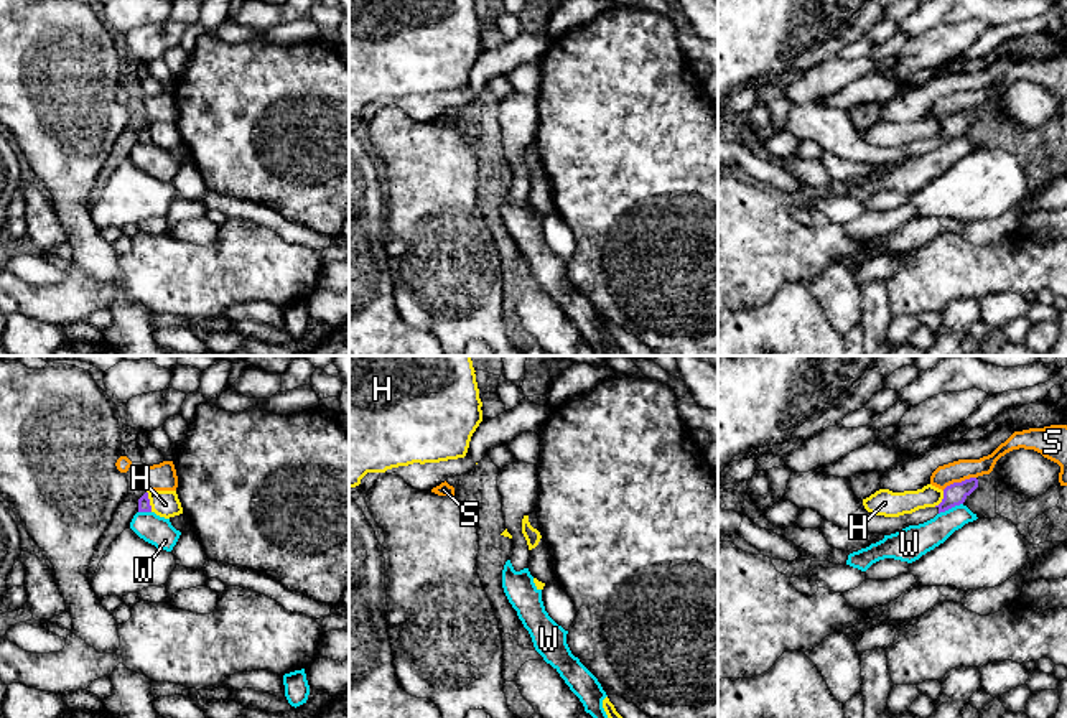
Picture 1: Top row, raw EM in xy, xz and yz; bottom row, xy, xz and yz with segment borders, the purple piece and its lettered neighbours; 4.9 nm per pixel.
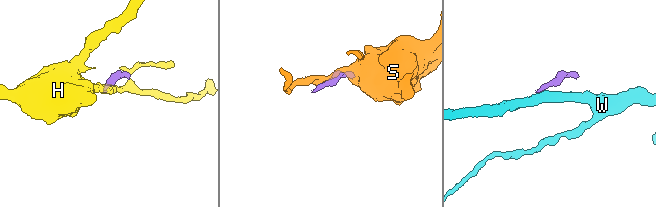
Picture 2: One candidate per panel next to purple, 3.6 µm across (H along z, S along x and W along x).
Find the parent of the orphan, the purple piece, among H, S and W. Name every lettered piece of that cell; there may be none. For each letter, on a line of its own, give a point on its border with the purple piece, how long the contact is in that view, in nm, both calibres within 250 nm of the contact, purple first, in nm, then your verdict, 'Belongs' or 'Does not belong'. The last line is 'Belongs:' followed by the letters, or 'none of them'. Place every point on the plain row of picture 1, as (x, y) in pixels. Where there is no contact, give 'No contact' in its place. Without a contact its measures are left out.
H: Touches purple at xy (149, 132). Shared border 110 nm. Thickness 60 nm (purple) against 130 nm. Does not belong
S: Touches purple at yz (959, 114). Shared border 180 nm. Thickness 110 nm (purple) against 110 nm. Does not belong
W: Touches purple at yz (950, 139). Shared border 130 nm. Thickness 110 nm (purple) against 160 nm. Does not belong
Belongs: none of them

